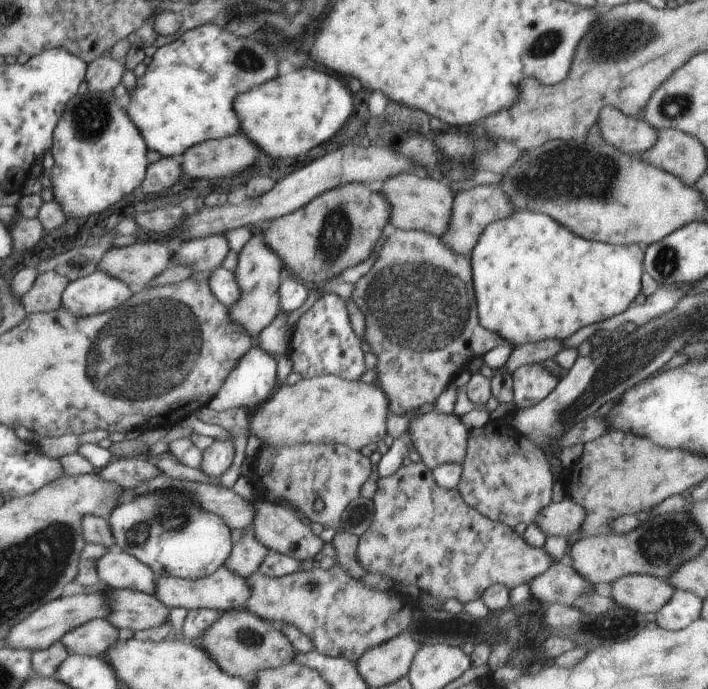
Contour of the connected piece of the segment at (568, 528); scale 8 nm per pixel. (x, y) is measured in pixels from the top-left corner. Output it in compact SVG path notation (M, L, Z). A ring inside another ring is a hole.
M564 497L540 510L534 524L546 534L546 538L559 536L573 543L581 537L580 526L584 518L586 518L586 510L580 504L572 502L570 498Z

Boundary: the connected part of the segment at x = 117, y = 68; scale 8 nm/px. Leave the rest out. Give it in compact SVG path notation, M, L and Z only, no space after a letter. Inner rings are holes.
M101 56L88 64L86 80L92 92L110 92L121 83L124 74L124 60L114 60L111 56Z

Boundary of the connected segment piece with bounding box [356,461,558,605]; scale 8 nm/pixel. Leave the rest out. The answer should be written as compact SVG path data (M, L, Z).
M407 461L405 464L398 468L396 474L392 476L380 477L376 484L376 494L372 498L372 504L374 504L374 518L372 524L368 527L368 530L358 538L358 546L356 546L356 560L360 562L360 566L366 570L366 572L374 572L387 576L394 581L394 586L417 586L421 592L428 592L438 604L444 604L448 599L455 598L461 604L465 605L467 602L480 600L482 594L490 586L506 586L508 590L512 590L520 584L530 583L533 578L536 578L539 574L543 574L545 570L548 570L558 559L546 552L544 547L534 548L534 546L528 546L528 542L524 542L525 538L522 535L517 534L513 528L506 526L501 522L494 522L491 518L481 515L479 510L474 510L469 507L458 490L444 489L435 480L431 470L428 470L424 464L418 462Z

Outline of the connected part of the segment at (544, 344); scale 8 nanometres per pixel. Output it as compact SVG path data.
M546 340L537 343L523 344L513 347L512 354L505 366L508 372L512 372L524 364L540 363L546 360L554 360L556 354L564 350L563 340Z

